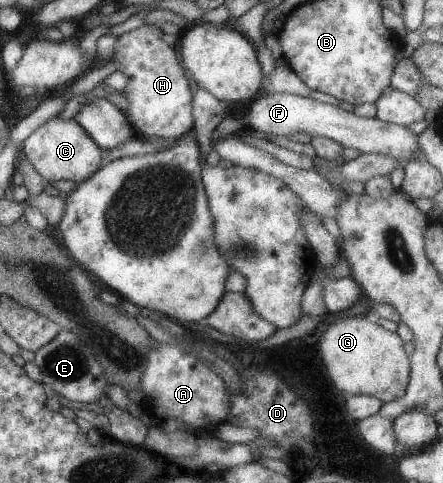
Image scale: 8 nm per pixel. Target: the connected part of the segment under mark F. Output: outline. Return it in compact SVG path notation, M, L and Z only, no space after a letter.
M260 92L245 114L248 128L264 134L288 134L306 132L311 136L329 138L343 147L358 150L360 153L386 154L394 160L408 162L419 149L418 135L408 128L385 123L376 117L360 117L334 105L320 103L310 97L302 97L286 92Z

